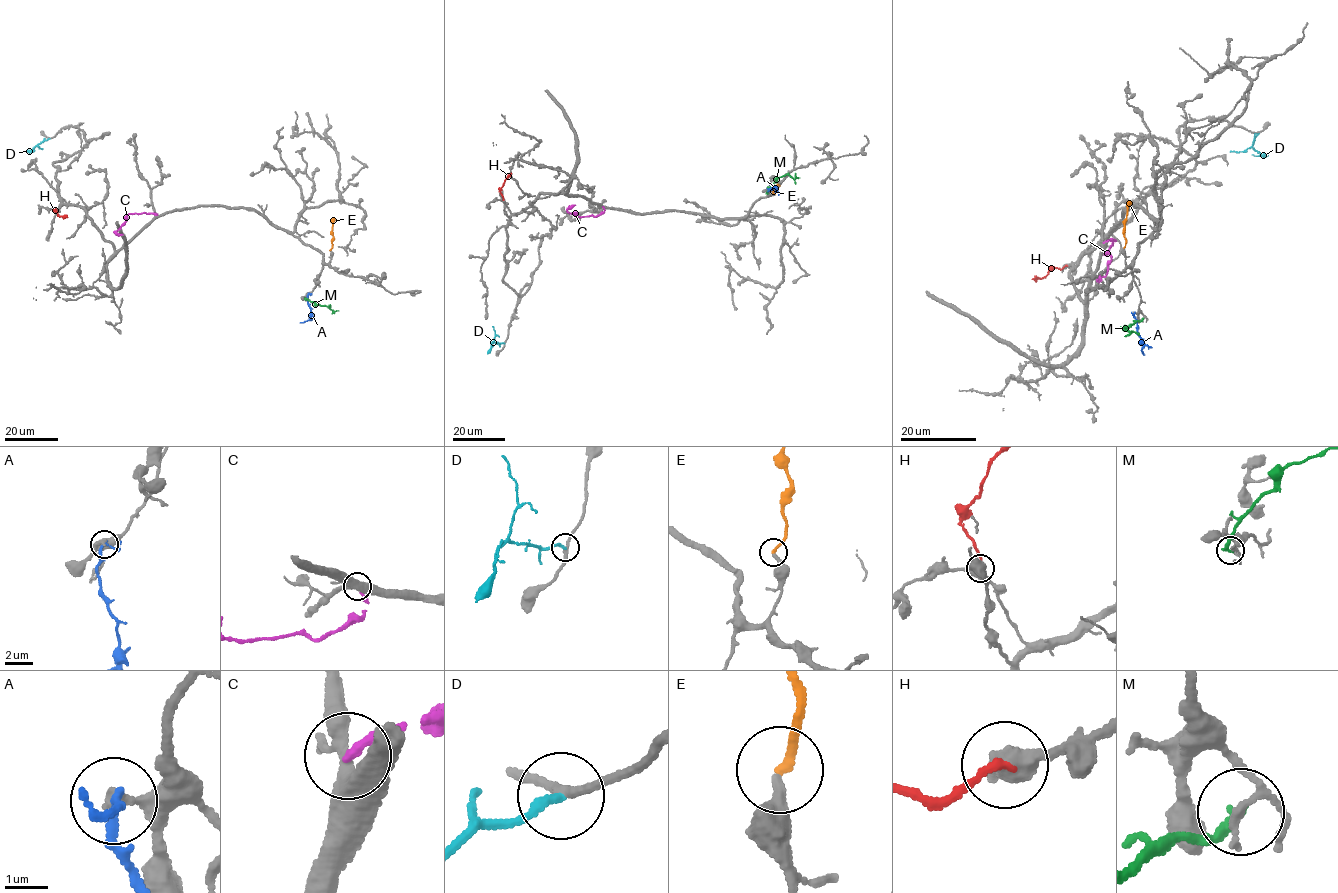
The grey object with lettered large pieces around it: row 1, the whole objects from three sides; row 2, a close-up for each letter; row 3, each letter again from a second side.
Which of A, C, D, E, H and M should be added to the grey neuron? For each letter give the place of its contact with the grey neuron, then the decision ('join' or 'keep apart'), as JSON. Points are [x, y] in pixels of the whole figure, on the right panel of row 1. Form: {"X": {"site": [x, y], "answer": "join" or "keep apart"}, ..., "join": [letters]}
{"A": {"site": [1134, 313], "answer": "keep apart"}, "C": {"site": [1103, 242], "answer": "keep apart"}, "D": {"site": [1255, 133], "answer": "keep apart"}, "E": {"site": [1124, 247], "answer": "join"}, "H": {"site": [1066, 265], "answer": "keep apart"}, "M": {"site": [1143, 319], "answer": "keep apart"}, "join": ["E"]}

